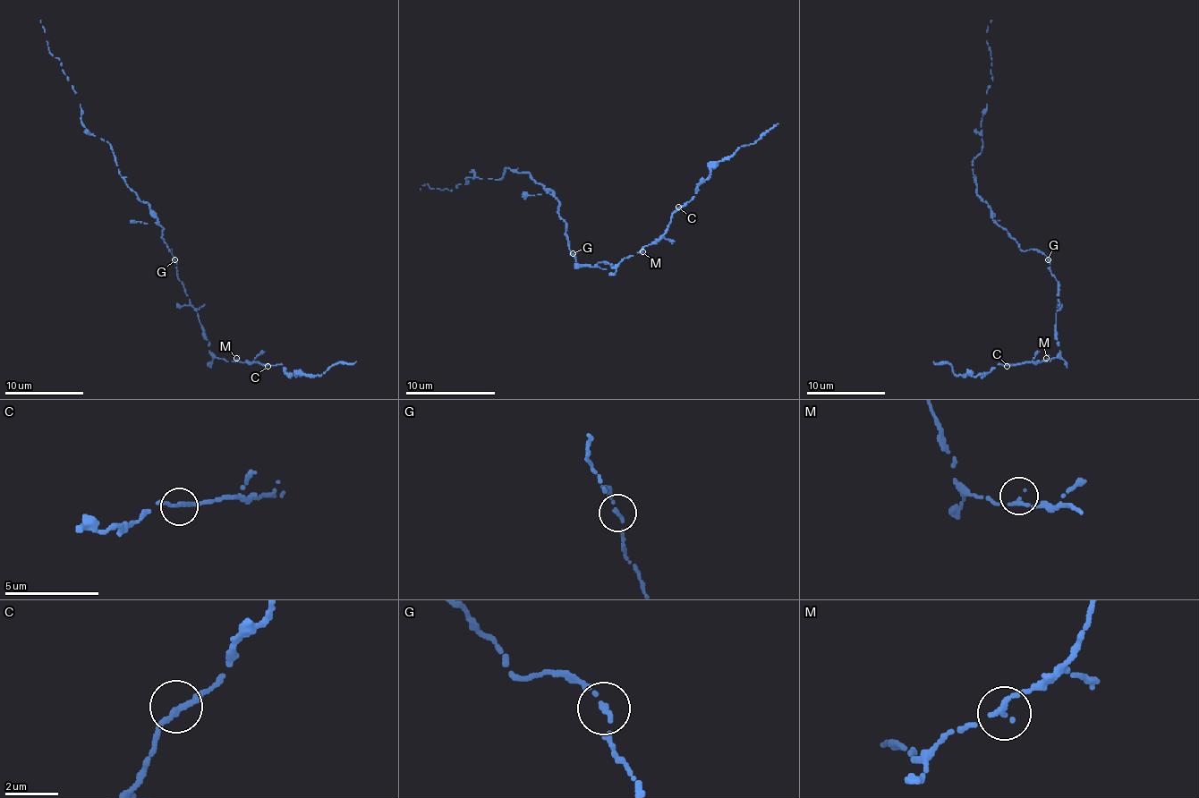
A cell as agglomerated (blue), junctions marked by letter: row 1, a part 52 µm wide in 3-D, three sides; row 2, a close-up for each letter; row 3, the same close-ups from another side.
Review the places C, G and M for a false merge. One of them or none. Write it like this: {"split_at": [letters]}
{"split_at": []}

